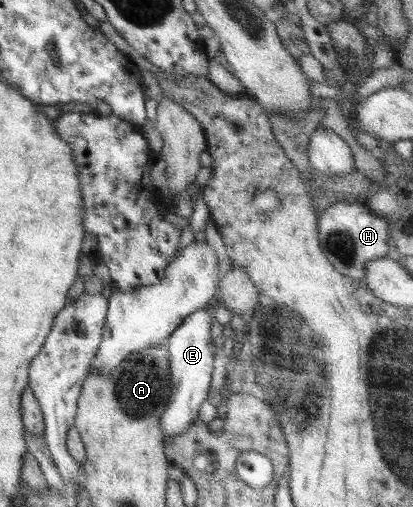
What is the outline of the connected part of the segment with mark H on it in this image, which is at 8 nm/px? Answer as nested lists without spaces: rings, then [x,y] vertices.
[[[339,200],[323,210],[317,220],[318,237],[327,260],[333,268],[353,282],[365,283],[365,264],[389,256],[391,225],[380,216],[373,214],[364,201],[348,202]]]

